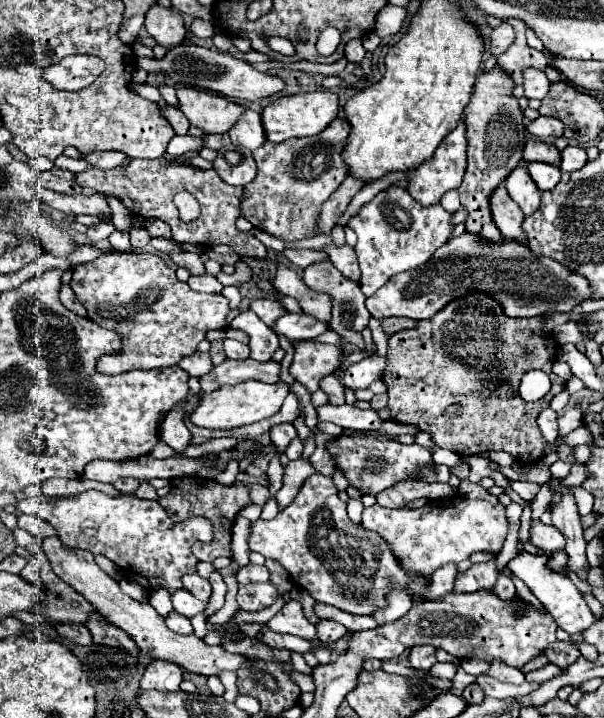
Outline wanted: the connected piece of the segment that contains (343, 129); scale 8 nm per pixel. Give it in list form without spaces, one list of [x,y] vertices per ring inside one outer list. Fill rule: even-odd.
[[[334,119],[322,133],[312,137],[300,137],[274,145],[266,141],[260,149],[252,151],[258,165],[256,179],[244,187],[240,201],[242,217],[256,229],[262,229],[284,241],[298,241],[314,237],[314,225],[318,223],[318,209],[346,179],[348,167],[342,159],[342,147],[350,133],[346,119]]]

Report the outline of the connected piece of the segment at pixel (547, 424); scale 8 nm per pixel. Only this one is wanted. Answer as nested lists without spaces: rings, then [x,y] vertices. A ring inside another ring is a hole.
[[[544,409],[538,417],[538,427],[544,435],[544,439],[548,441],[548,449],[546,449],[546,455],[550,453],[550,445],[554,443],[554,439],[558,437],[558,423],[556,423],[556,413],[552,409]]]

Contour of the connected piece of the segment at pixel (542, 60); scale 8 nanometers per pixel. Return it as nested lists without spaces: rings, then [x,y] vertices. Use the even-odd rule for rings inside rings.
[[[514,19],[514,31],[516,31],[516,39],[514,43],[502,53],[502,57],[498,57],[498,67],[504,69],[506,73],[510,73],[510,77],[514,79],[516,85],[522,85],[522,71],[528,67],[546,69],[546,55],[540,51],[534,51],[526,45],[526,25],[518,19]]]

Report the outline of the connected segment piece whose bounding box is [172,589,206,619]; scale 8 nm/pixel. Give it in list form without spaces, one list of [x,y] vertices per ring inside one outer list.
[[[180,589],[178,593],[172,595],[172,603],[174,603],[174,611],[192,619],[194,615],[202,613],[206,605],[202,605],[200,601],[194,601],[194,597],[190,597],[190,593],[186,593],[186,589]]]

